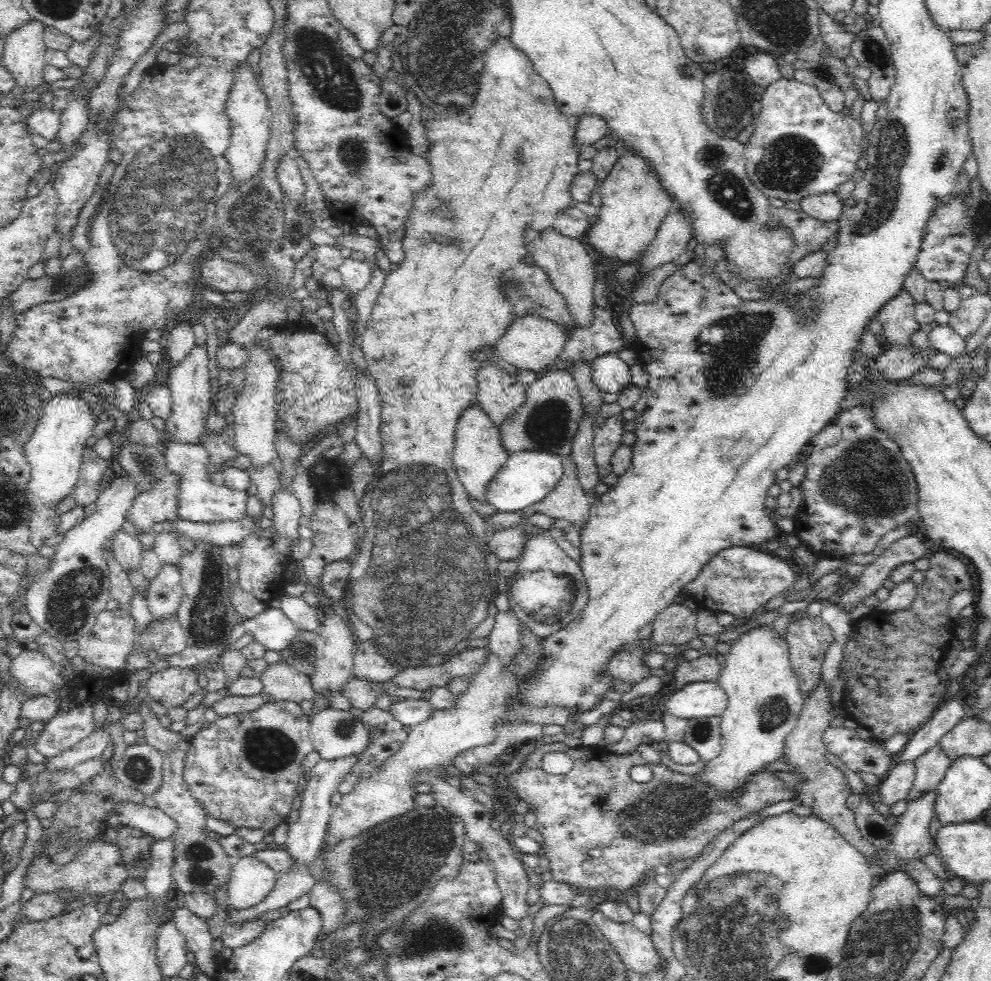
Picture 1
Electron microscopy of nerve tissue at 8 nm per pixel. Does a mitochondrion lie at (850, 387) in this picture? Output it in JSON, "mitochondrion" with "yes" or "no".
{"mitochondrion":"no"}

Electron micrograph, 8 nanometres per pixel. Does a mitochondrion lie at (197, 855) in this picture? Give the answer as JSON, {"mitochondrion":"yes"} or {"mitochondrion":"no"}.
{"mitochondrion":"yes"}

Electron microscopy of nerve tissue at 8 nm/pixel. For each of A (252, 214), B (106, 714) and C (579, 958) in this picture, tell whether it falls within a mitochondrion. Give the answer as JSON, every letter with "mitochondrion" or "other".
{"A":"mitochondrion","B":"other","C":"mitochondrion"}

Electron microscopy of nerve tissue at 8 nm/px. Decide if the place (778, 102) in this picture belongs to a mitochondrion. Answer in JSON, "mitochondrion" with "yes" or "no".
{"mitochondrion":"no"}

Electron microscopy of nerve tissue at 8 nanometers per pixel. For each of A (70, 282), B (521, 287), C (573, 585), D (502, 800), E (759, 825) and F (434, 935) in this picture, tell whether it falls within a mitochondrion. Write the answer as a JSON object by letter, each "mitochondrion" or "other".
{"A":"mitochondrion","B":"mitochondrion","C":"other","D":"other","E":"other","F":"mitochondrion"}

